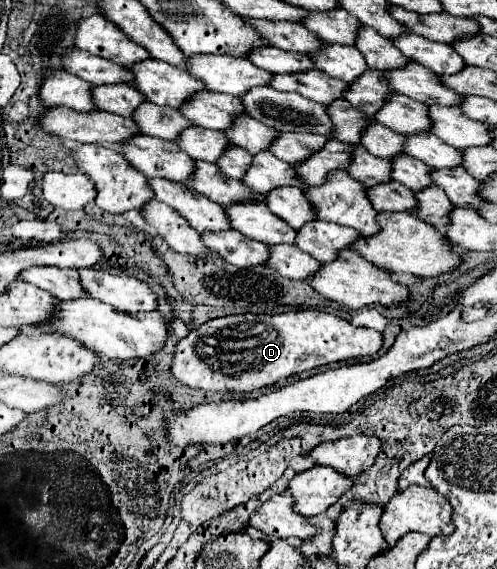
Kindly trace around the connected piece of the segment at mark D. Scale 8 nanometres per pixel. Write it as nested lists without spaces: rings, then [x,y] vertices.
[[[317,310],[277,316],[235,314],[209,320],[199,330],[191,330],[191,334],[177,344],[171,372],[191,388],[249,394],[317,366],[373,356],[381,346],[381,332],[357,328],[339,316]]]

